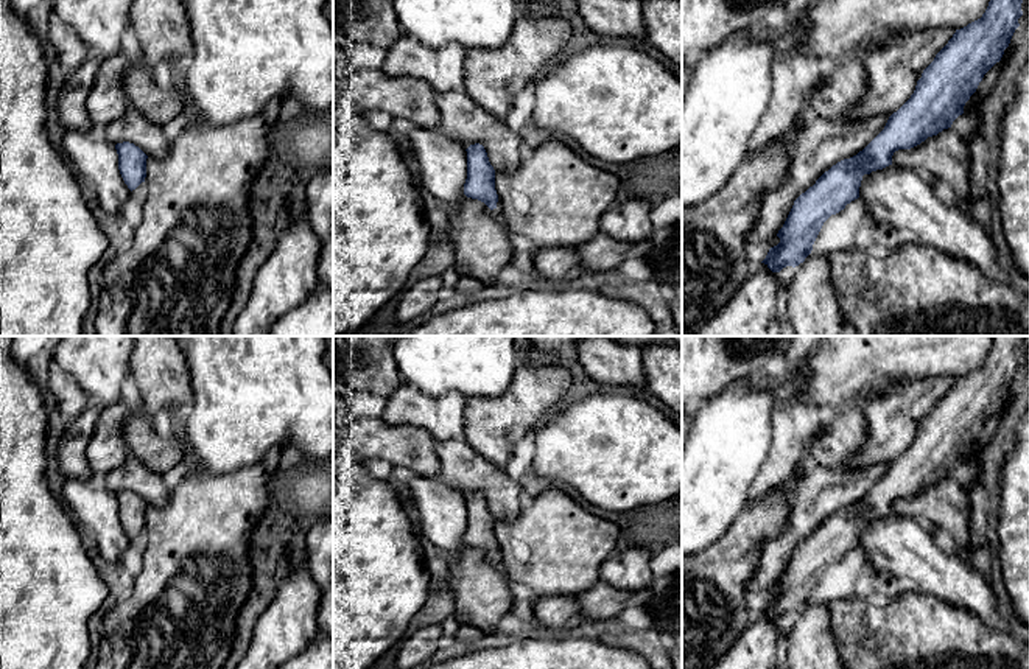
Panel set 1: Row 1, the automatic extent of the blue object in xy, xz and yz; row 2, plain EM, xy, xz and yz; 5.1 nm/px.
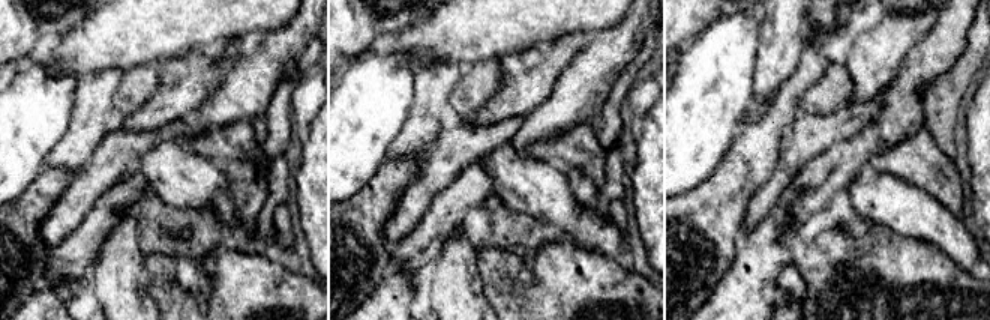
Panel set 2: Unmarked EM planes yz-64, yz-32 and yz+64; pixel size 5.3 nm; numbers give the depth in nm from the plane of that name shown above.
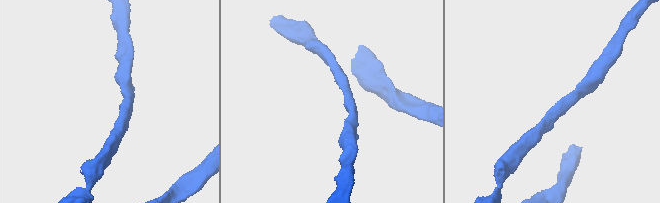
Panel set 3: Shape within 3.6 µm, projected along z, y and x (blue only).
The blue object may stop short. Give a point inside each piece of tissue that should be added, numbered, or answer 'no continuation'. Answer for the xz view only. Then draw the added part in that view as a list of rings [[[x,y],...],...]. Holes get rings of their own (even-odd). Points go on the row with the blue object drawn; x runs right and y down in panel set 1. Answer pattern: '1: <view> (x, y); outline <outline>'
no continuation

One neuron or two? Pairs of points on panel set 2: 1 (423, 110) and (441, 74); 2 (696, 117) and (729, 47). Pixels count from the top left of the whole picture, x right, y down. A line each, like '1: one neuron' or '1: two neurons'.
1: one neuron
2: one neuron

